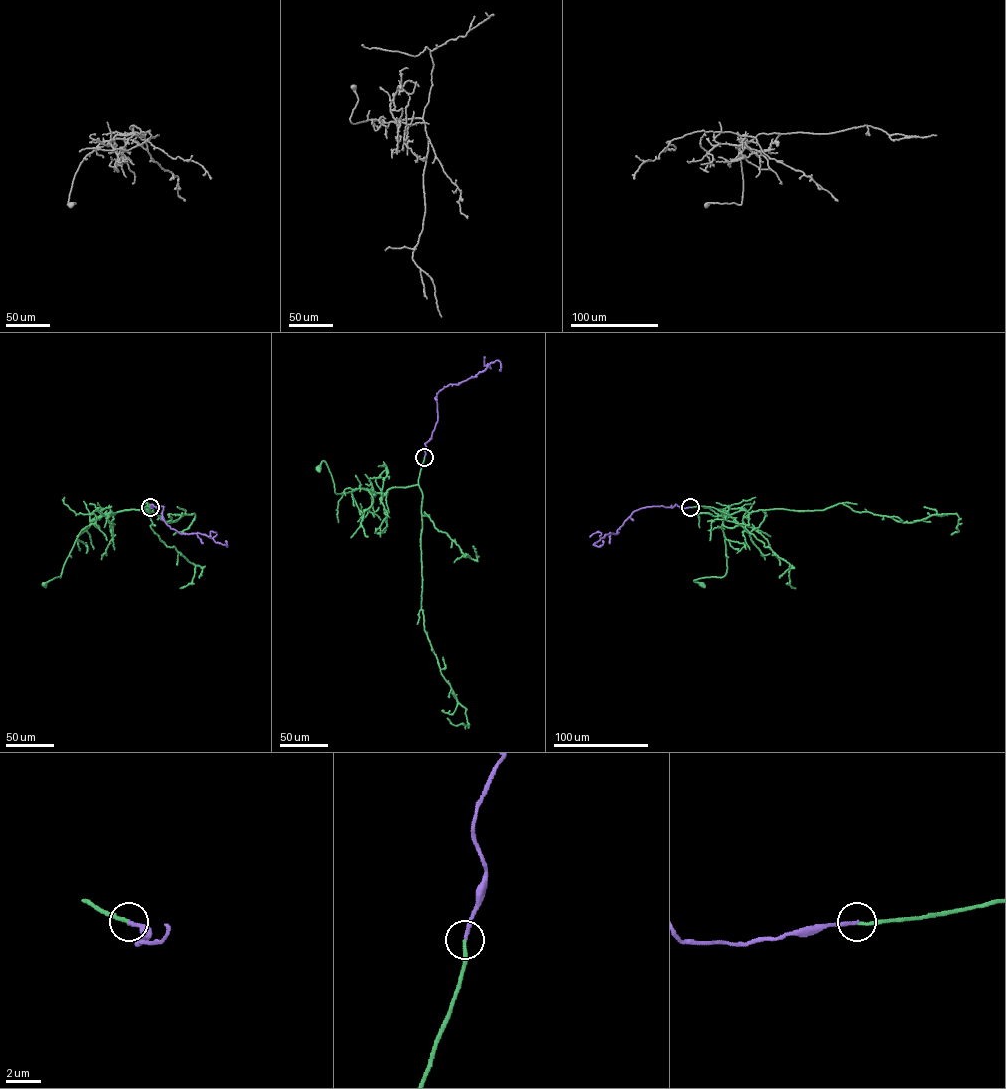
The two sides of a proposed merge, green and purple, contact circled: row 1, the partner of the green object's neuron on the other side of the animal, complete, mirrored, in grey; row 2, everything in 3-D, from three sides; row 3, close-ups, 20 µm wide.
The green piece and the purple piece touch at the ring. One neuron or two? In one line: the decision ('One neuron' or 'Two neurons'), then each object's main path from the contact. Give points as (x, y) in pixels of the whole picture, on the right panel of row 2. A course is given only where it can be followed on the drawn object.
One neuron. Course of green: (690, 507), (713, 507), (726, 513), (721, 529), (725, 538), (726, 574), (693, 581), (702, 584). Course of purple: (690, 507), (676, 504), (641, 508), (617, 533), (606, 534), (593, 544), (600, 547), (602, 541)

